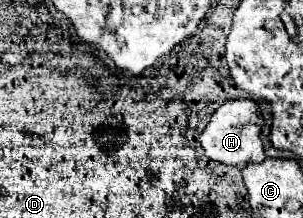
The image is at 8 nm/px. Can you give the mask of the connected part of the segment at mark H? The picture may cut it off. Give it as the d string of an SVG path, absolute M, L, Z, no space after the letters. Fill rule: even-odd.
M229 99L213 113L209 125L199 137L199 143L211 161L219 161L225 165L261 163L265 159L263 143L259 139L261 127L263 127L263 119L253 99Z

